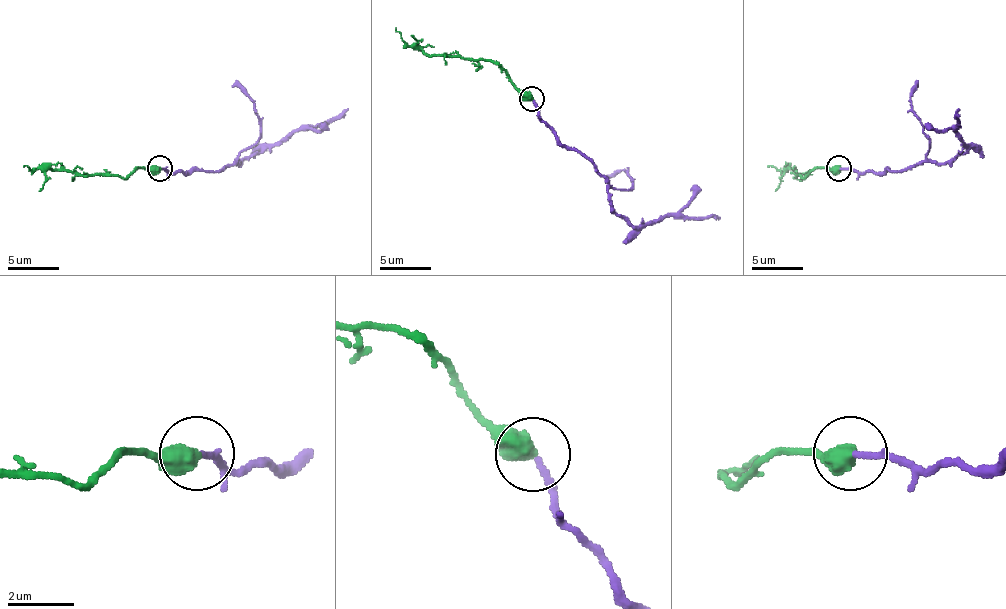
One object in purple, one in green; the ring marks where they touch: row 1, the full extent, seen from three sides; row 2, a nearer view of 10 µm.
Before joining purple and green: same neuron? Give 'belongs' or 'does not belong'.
belongs

